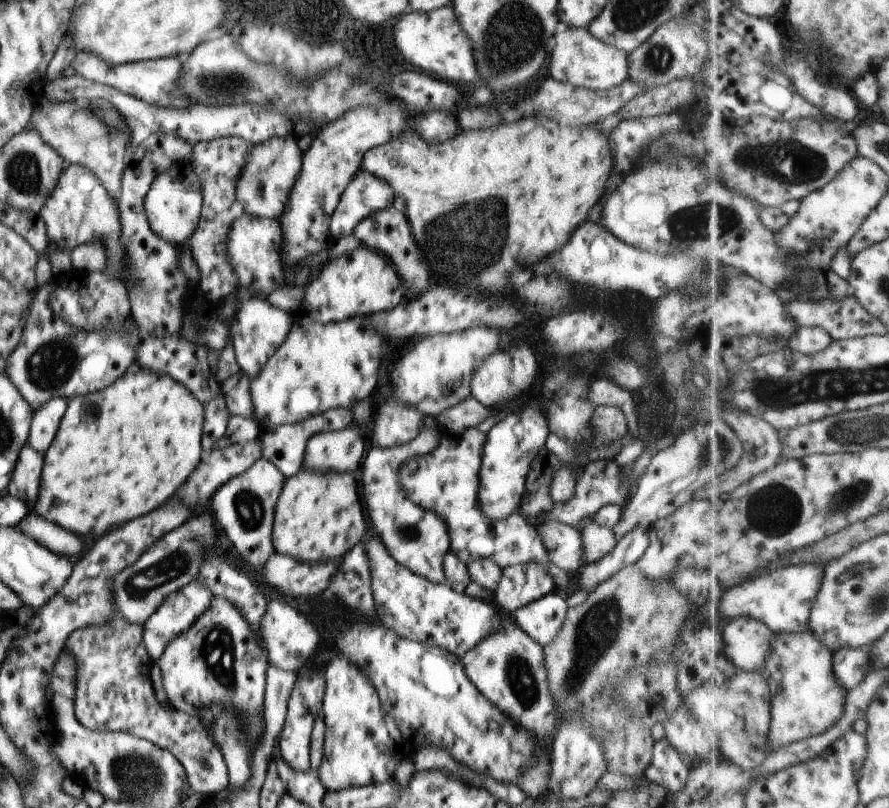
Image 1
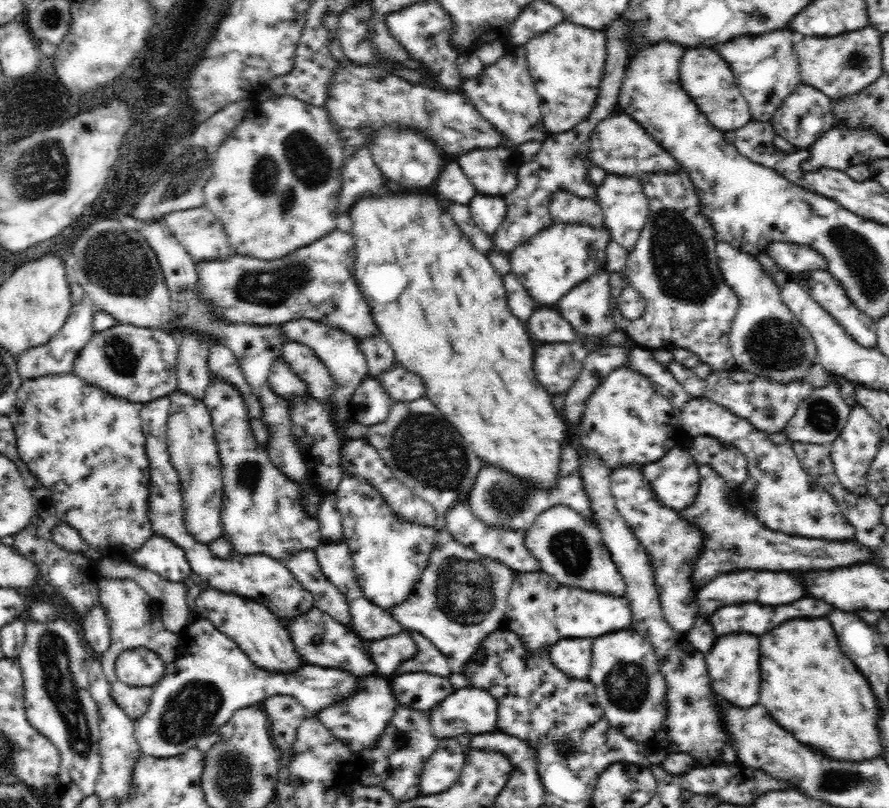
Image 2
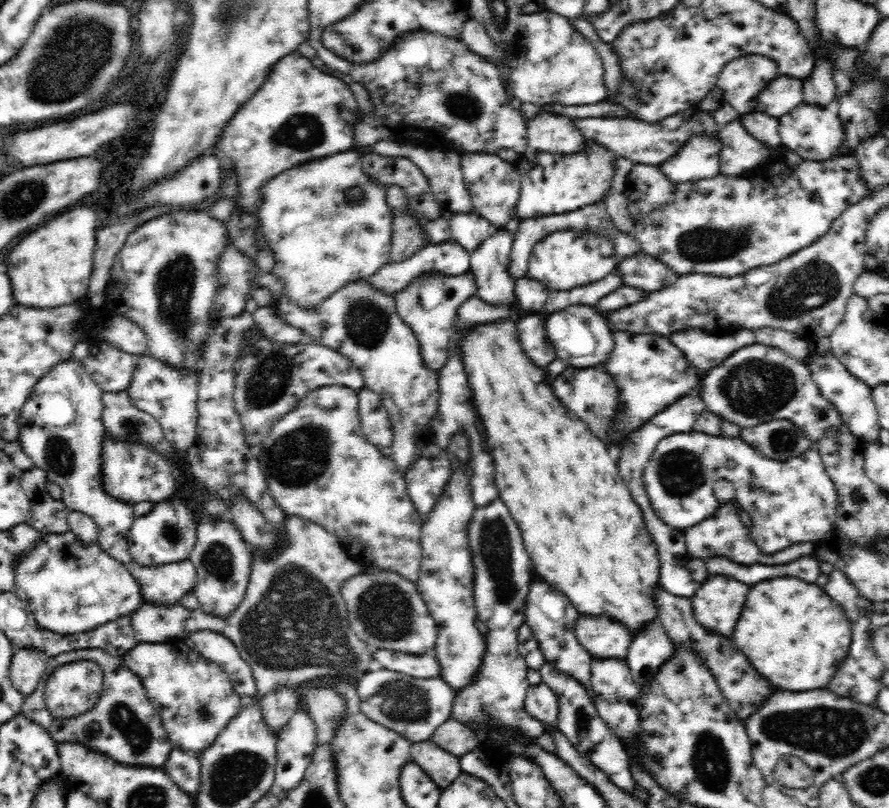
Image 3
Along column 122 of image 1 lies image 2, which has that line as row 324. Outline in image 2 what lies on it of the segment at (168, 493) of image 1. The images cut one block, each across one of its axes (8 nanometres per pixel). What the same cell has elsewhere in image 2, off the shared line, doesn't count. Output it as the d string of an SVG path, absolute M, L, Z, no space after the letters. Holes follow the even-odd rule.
M396 192L396 194L382 193L381 195L366 195L360 197L348 212L347 218L351 223L350 233L354 237L355 246L355 263L354 278L358 282L358 286L368 302L368 306L372 308L372 316L378 328L378 334L382 335L386 342L393 348L395 358L406 370L422 377L423 384L426 386L427 397L440 408L440 412L452 422L452 426L462 434L462 438L466 440L466 444L488 464L496 464L500 469L508 470L514 474L515 478L529 482L533 486L533 490L552 490L556 486L556 478L558 478L558 469L560 464L560 452L562 446L572 443L568 424L560 412L556 414L554 406L552 406L552 396L538 384L532 364L534 360L532 356L532 348L528 344L530 336L526 332L526 326L512 316L512 312L508 310L509 306L503 276L496 271L494 266L488 261L488 256L476 252L474 245L454 223L452 215L446 212L446 208L432 196L432 194L414 194Z

